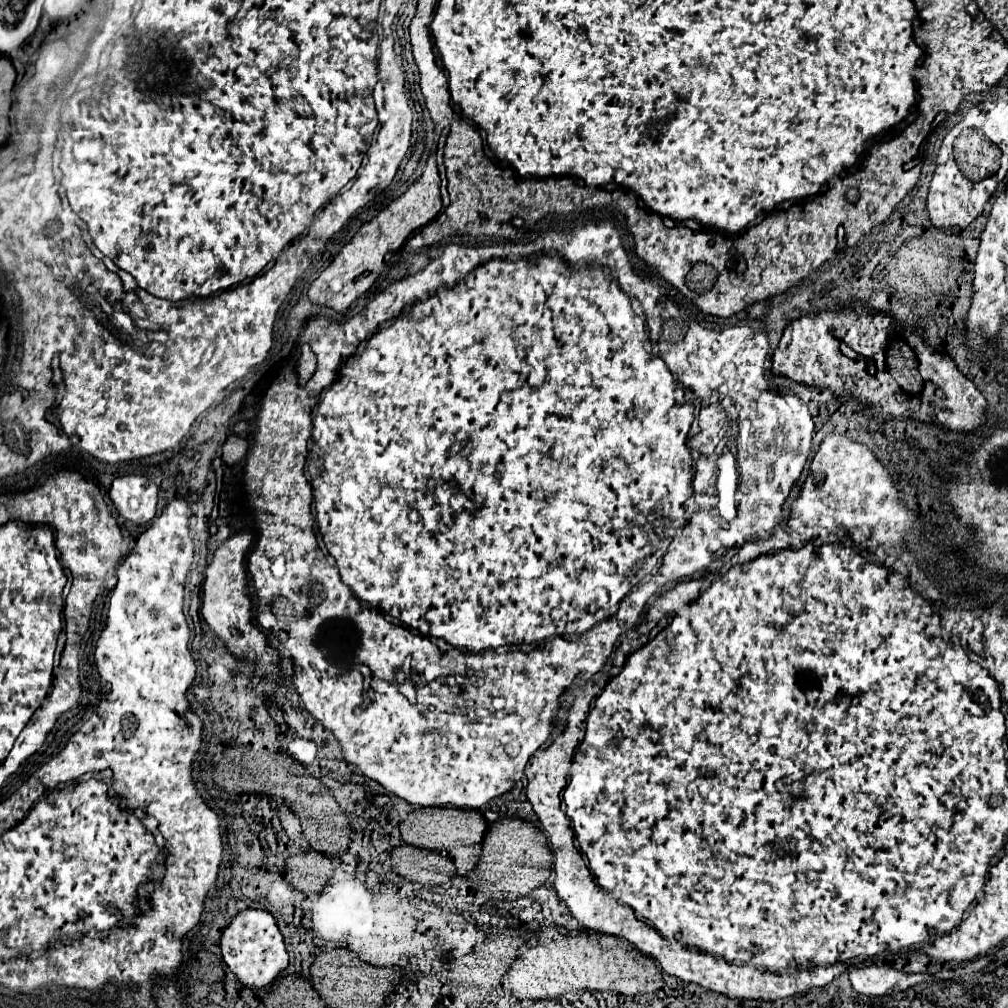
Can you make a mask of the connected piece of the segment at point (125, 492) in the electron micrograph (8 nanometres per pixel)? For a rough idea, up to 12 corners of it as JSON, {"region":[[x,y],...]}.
{"region":[[145,475],[117,477],[109,496],[137,525],[156,516],[159,488]]}

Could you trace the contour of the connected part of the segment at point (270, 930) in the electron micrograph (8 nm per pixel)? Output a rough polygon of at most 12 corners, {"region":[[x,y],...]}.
{"region":[[247,909],[221,935],[229,969],[249,989],[289,967],[275,919]]}

